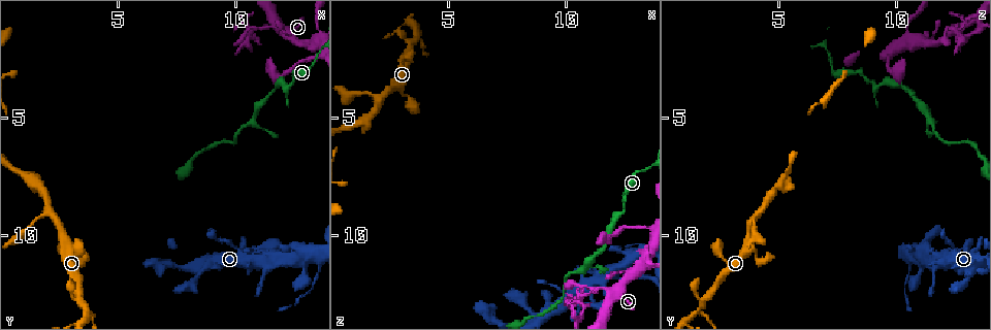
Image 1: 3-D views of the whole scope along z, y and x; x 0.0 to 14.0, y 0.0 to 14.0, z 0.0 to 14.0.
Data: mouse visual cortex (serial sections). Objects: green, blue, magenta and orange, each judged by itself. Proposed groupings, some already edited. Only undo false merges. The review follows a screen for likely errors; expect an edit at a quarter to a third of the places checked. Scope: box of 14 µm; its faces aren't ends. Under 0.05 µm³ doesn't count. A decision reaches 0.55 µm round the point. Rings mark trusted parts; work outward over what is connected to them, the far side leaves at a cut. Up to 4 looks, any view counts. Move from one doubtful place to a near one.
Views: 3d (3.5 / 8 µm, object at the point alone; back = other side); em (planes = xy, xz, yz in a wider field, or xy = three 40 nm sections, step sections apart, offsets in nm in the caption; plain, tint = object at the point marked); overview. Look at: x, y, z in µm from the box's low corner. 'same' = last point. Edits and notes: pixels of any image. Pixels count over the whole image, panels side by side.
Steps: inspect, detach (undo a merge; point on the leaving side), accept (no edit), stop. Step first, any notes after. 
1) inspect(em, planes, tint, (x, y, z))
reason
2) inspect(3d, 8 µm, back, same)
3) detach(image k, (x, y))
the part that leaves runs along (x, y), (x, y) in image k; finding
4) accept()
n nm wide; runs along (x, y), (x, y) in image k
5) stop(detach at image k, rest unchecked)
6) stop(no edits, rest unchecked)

inspect(3d, 8 µm, (12.1, 3.7, 9.2))
calibre changes

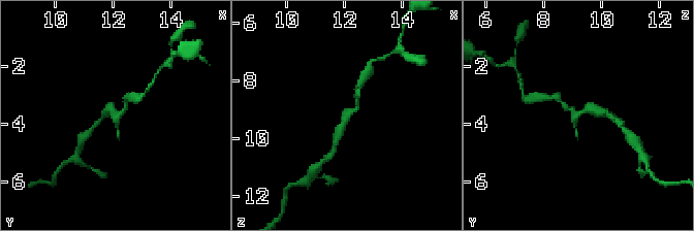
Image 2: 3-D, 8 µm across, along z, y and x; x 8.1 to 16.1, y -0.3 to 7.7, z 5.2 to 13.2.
inspect(em, xy, step 3, tint, (12.2, 3.7, 9.3))

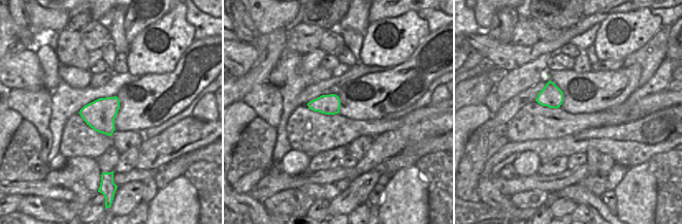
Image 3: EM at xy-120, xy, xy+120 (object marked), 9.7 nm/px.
accept()
runs along (355, 96), (356, 108), (336, 141) in image 2; one cell here

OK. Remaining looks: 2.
inspect(3d, 3.5 µm, (11.2, 1.1, 12.3))
thick turns thin

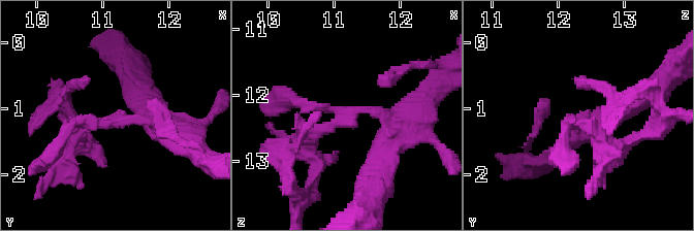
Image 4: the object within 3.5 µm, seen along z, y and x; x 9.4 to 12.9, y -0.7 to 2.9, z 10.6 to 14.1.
inspect(em, xy, step 1, tint, (11.20, 1.20, 12.25))
3 arms; arms of 150, 150, 300 nm; now the EM

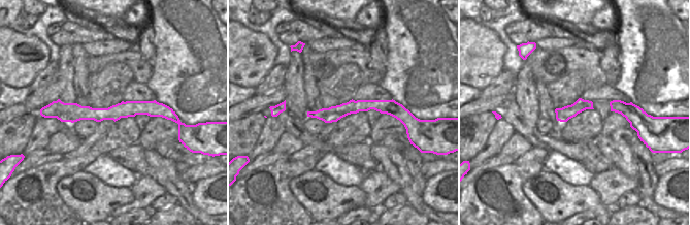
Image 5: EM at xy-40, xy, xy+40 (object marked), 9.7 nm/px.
detach(image 4, (314, 107))
the part that leaves runs along (350, 109), (312, 136), (315, 182) in image 4; a second cell is stuck on

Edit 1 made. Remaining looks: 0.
stop(detach at image 4, rest unchecked)

